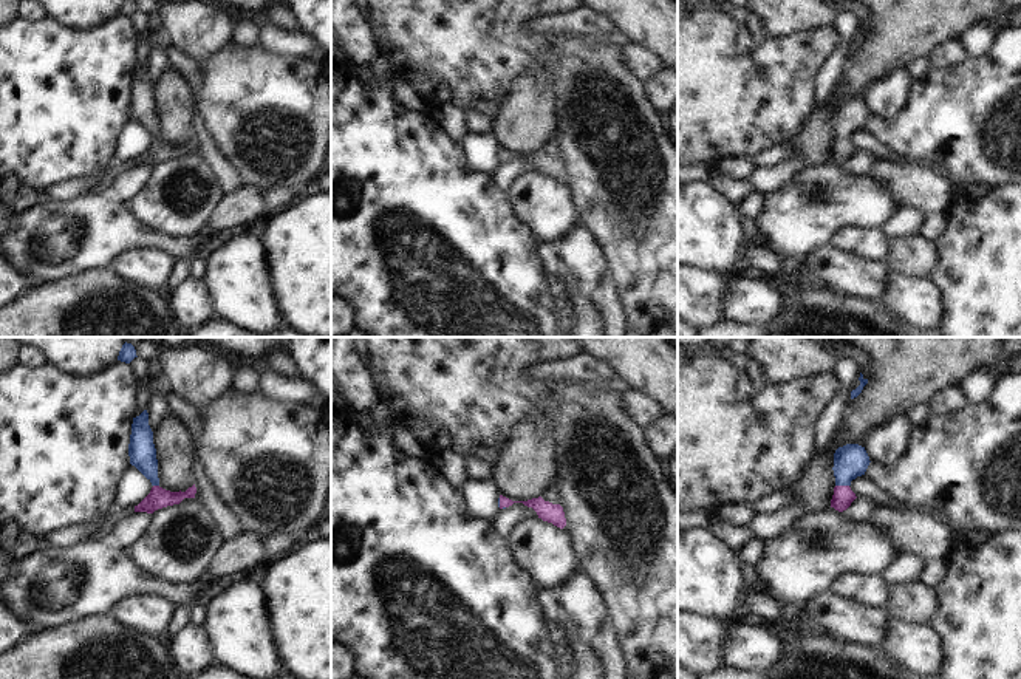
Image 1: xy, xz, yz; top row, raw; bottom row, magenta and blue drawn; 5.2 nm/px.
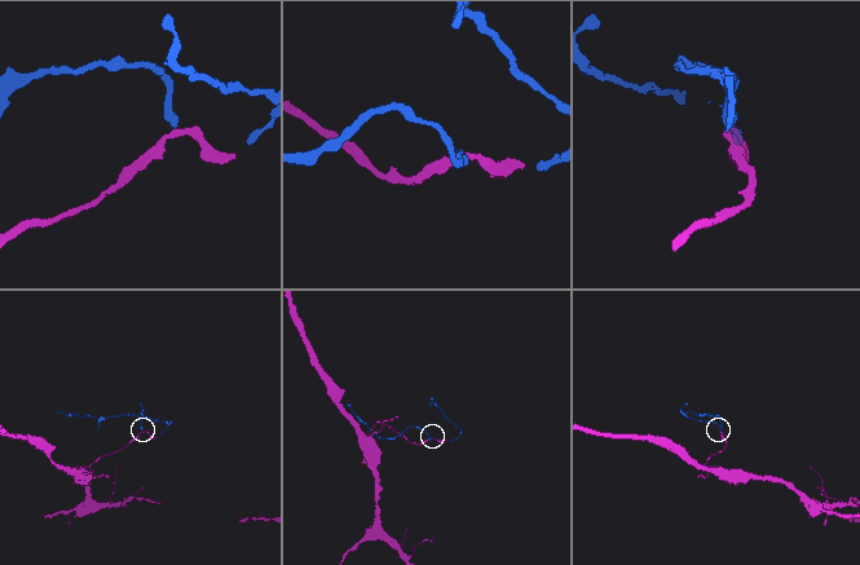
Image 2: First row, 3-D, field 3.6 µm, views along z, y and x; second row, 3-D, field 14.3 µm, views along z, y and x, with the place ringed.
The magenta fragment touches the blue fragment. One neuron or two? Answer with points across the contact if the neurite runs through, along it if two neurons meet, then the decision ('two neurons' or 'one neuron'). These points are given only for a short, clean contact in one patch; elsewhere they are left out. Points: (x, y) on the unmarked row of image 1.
way yz (842, 152), (842, 139), (850, 115); one neuron

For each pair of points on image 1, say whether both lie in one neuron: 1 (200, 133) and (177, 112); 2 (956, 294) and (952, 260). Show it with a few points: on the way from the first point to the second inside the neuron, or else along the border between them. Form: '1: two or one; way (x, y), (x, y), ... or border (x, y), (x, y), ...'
1: two; border (195, 112), (191, 121), (192, 136)
2: one; way (962, 286), (962, 271), (959, 268)

